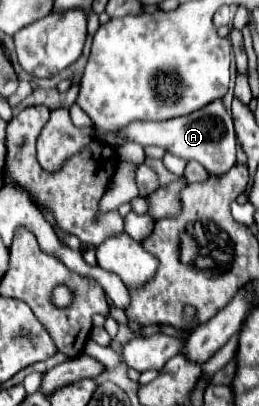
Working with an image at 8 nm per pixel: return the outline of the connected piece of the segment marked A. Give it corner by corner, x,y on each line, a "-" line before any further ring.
215,100
207,104
207,108
201,108
199,112
193,112
191,116
175,118
175,120
165,120
165,122
133,122
125,130
117,134
99,134
95,132
97,138
103,142
115,146
117,136
125,136
131,142
137,142
141,146
157,144
163,150
185,158
185,160
197,160
211,176
219,178
231,170
231,164
236,164
236,136
233,132
233,120
231,114
225,110
221,100

